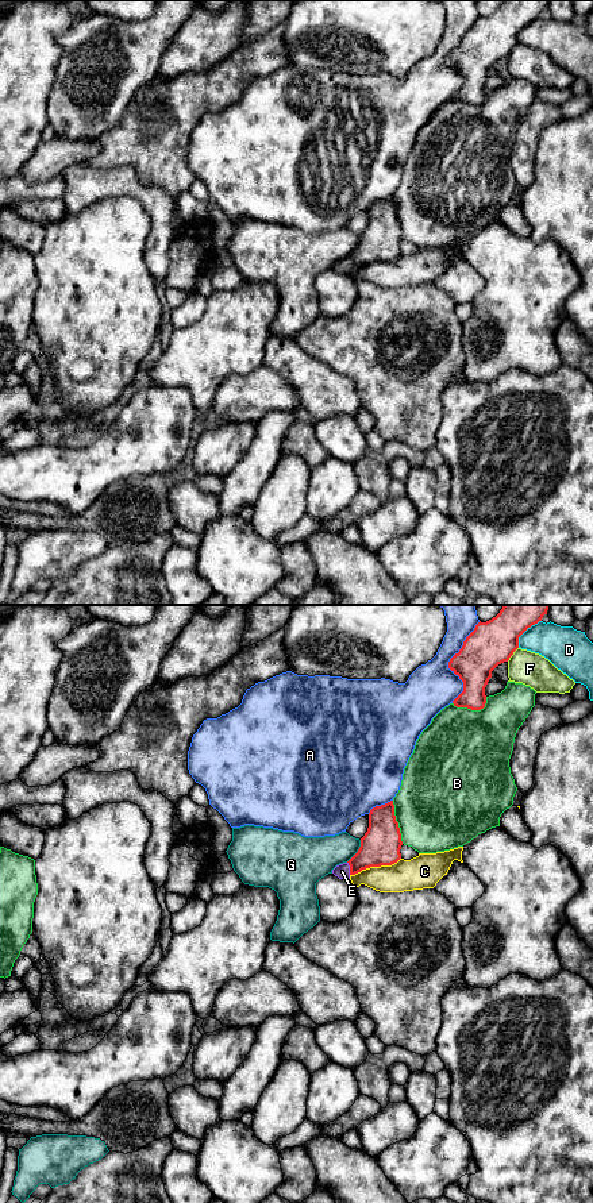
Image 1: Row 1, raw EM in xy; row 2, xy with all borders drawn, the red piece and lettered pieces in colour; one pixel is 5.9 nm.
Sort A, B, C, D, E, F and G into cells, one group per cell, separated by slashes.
A / B / C / D / E / F / G

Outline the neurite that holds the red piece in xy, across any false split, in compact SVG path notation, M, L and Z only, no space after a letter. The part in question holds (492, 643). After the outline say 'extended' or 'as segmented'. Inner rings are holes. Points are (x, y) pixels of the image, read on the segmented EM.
M504 605L500 613L486 622L478 622L466 637L462 648L450 662L448 668L463 682L463 691L453 701L457 707L481 710L485 707L485 687L492 678L492 671L508 662L519 648L519 637L532 625L542 621L550 605Z; as segmented

